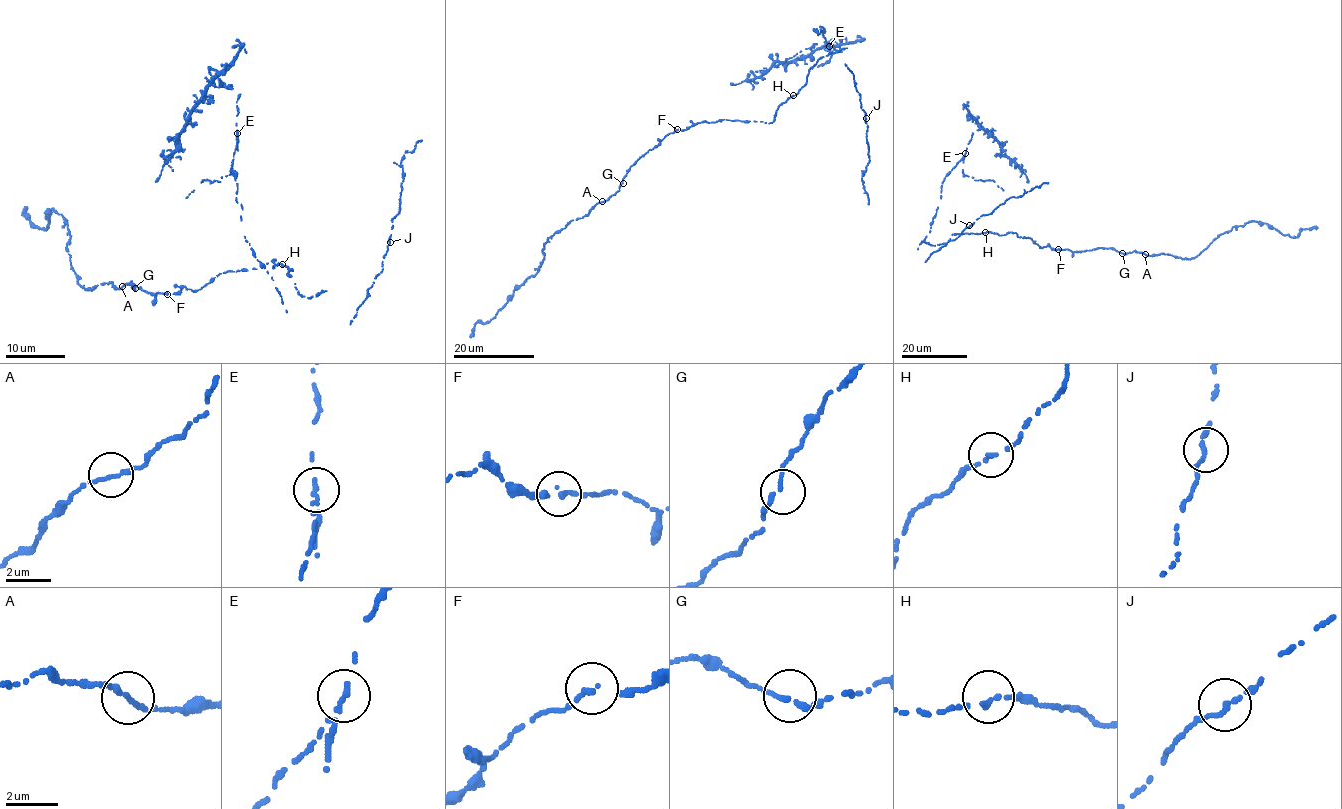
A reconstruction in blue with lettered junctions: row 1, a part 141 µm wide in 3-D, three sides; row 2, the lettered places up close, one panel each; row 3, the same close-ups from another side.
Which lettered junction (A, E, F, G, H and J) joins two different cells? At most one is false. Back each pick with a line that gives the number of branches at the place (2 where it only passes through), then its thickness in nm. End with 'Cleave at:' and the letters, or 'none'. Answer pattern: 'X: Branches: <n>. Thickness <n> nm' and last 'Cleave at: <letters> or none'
E: Branches: 2. Thickness 180 nm
Cleave at: E

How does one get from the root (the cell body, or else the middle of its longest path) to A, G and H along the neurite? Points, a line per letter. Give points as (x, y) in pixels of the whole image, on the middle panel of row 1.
A: (730, 121), (698, 122), (666, 135), (630, 166), (619, 190), (602, 201)
G: (730, 121), (698, 122), (666, 135), (630, 166), (623, 183)
H: (730, 121), (772, 122), (778, 106), (793, 95)

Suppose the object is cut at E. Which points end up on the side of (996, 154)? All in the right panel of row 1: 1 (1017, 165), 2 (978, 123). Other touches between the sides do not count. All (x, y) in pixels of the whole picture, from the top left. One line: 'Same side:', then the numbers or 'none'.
Same side: 1, 2

